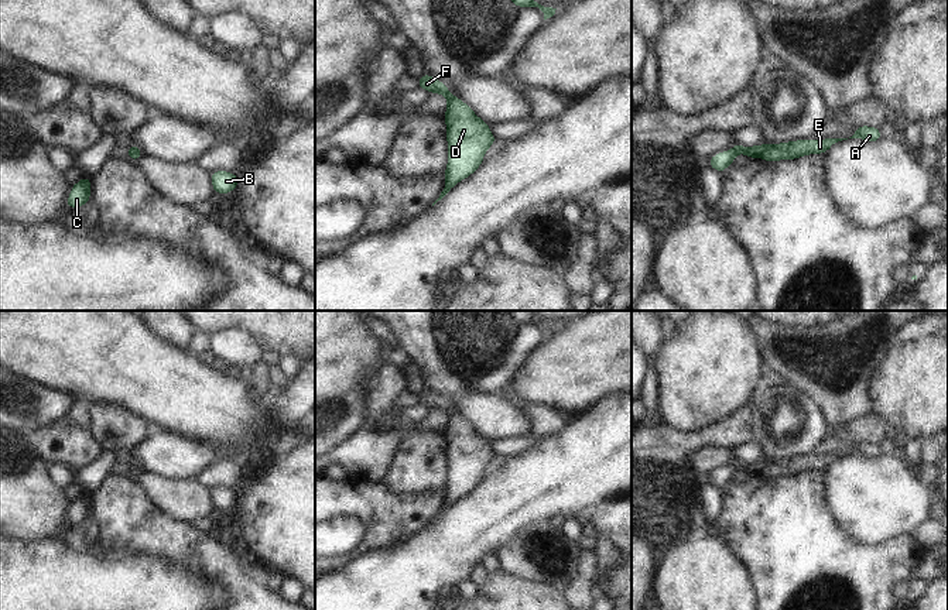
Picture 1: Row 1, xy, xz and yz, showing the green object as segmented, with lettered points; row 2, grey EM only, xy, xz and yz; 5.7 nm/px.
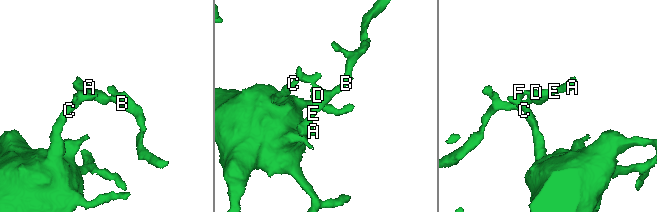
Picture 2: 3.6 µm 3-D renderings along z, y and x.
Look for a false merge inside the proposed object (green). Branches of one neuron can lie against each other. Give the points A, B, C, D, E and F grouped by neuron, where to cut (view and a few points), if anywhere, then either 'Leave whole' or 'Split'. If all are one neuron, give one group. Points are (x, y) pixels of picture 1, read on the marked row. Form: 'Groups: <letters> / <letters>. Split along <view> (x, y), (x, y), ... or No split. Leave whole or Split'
Groups: A B D E / C F. Split along xz (451, 95), (447, 99). Split.

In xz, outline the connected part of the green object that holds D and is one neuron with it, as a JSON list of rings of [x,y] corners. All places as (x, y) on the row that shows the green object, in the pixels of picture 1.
[[[458,96],[446,99],[444,113],[446,123],[448,164],[445,167],[445,188],[432,206],[441,201],[459,181],[470,177],[483,162],[483,155],[497,140],[489,130],[489,123],[479,119],[469,104]]]

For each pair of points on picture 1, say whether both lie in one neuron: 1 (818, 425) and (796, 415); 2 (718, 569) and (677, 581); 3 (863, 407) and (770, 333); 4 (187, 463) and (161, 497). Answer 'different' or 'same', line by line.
1: same
2: same
3: same
4: different

